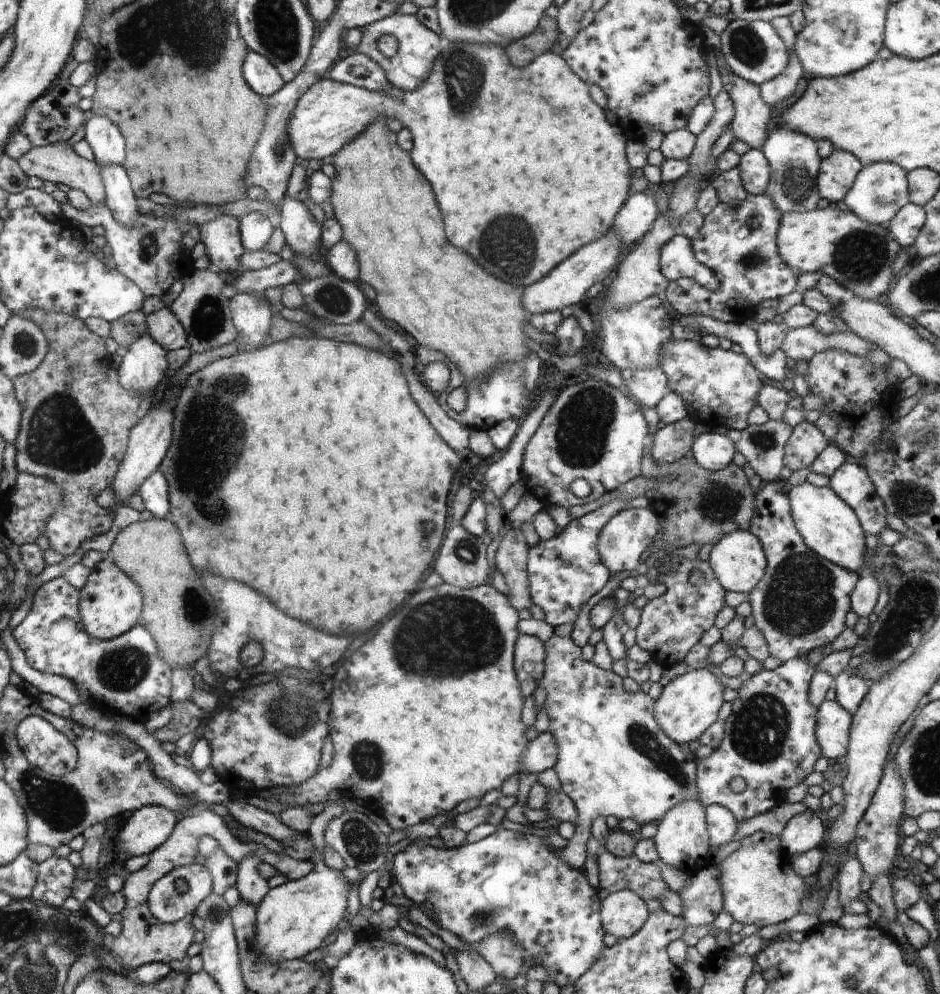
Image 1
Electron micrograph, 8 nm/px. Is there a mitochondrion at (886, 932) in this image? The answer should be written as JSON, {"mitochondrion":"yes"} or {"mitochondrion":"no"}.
{"mitochondrion":"no"}

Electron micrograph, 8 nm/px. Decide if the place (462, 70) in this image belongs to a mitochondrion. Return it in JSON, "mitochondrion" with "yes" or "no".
{"mitochondrion":"yes"}

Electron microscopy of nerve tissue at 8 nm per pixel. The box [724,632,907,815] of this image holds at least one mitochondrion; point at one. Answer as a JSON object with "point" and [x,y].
{"point":[759,732]}

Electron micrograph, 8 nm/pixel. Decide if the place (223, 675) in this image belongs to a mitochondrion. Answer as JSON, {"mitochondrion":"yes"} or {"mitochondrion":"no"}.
{"mitochondrion":"no"}

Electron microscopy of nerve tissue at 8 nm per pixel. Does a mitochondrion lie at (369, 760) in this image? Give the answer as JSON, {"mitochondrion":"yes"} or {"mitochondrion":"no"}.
{"mitochondrion":"yes"}

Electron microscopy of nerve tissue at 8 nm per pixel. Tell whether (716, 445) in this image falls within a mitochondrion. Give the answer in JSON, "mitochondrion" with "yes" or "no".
{"mitochondrion":"no"}

